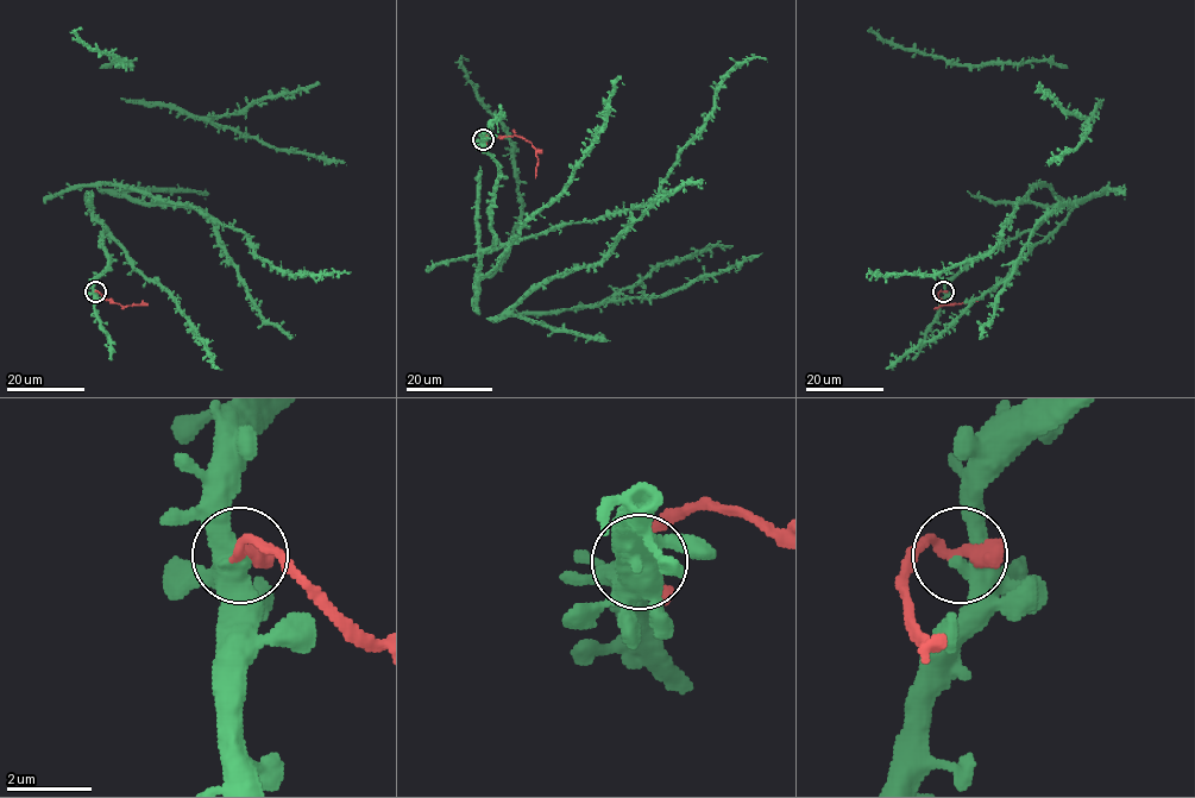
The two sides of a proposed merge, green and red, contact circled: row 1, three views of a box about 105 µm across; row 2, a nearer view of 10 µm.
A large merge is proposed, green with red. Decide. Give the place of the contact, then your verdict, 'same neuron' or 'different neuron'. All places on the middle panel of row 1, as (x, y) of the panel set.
at (483, 139); different neuron

